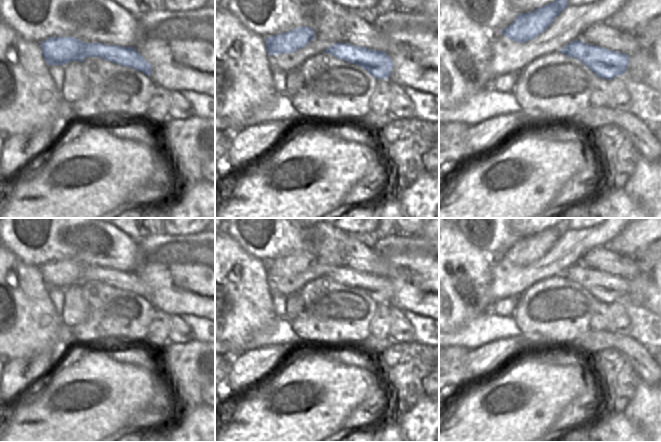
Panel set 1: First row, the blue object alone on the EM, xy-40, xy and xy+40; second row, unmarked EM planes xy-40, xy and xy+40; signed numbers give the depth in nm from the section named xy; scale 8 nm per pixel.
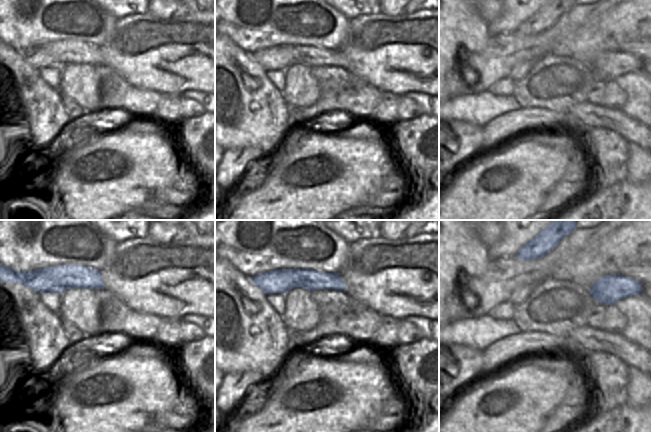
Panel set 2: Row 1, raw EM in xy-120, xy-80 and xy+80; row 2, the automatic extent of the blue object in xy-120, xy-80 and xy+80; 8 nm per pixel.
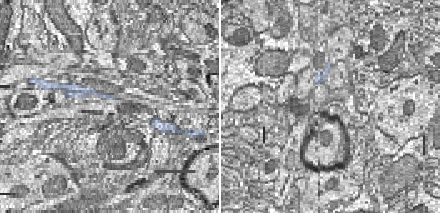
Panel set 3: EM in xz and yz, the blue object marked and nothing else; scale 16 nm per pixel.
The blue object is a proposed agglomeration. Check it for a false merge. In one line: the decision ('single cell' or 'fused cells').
fused cells

